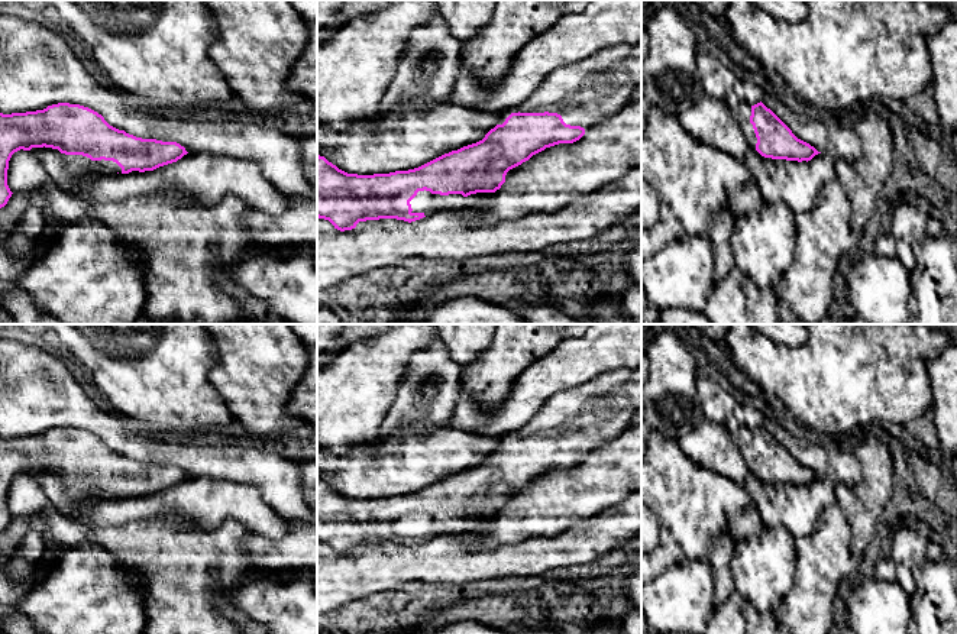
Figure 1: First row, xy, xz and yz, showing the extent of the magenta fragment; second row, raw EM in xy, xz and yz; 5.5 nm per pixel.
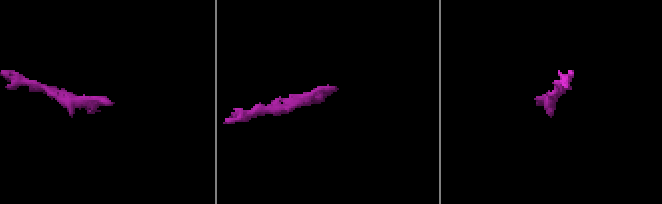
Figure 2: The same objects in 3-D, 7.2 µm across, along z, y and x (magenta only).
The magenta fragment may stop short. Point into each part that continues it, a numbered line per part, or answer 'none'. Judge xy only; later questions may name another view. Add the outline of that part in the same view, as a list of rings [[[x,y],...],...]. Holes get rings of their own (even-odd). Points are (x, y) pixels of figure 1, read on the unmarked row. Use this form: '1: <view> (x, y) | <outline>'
1: xy (77, 489) | [[[62,479],[67,495],[77,504],[88,498],[122,498],[122,492],[113,485],[91,485],[83,479]]]

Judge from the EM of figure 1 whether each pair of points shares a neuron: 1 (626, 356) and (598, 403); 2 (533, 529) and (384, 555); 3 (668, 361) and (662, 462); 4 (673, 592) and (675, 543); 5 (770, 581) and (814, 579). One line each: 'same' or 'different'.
1: different
2: different
3: different
4: same
5: different

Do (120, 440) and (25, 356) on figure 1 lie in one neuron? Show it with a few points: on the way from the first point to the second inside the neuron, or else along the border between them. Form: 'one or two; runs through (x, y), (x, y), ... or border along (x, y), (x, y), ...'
one; runs through (96, 419), (67, 401), (47, 381)

